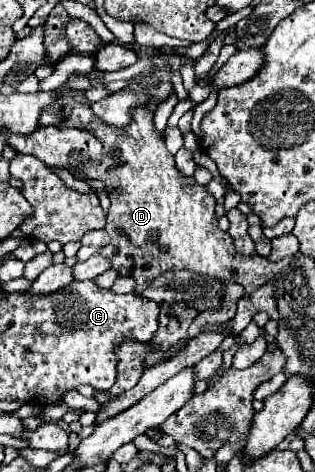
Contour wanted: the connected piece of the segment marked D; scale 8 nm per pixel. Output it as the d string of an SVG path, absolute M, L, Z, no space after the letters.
M60 86L56 94L58 98L54 104L42 110L38 126L78 128L96 136L104 146L100 160L90 160L76 152L72 158L84 174L104 182L108 198L112 200L104 226L112 240L100 254L112 260L112 268L120 272L120 276L130 276L138 282L138 288L146 288L150 276L186 268L198 274L218 276L222 282L234 280L242 284L246 292L256 292L294 262L296 256L270 262L258 254L242 256L236 250L230 234L218 228L218 218L214 214L216 200L206 192L206 186L184 176L176 168L174 156L166 150L164 136L156 132L152 122L154 114L148 108L132 108L130 124L126 128L114 128L94 116L84 92Z

